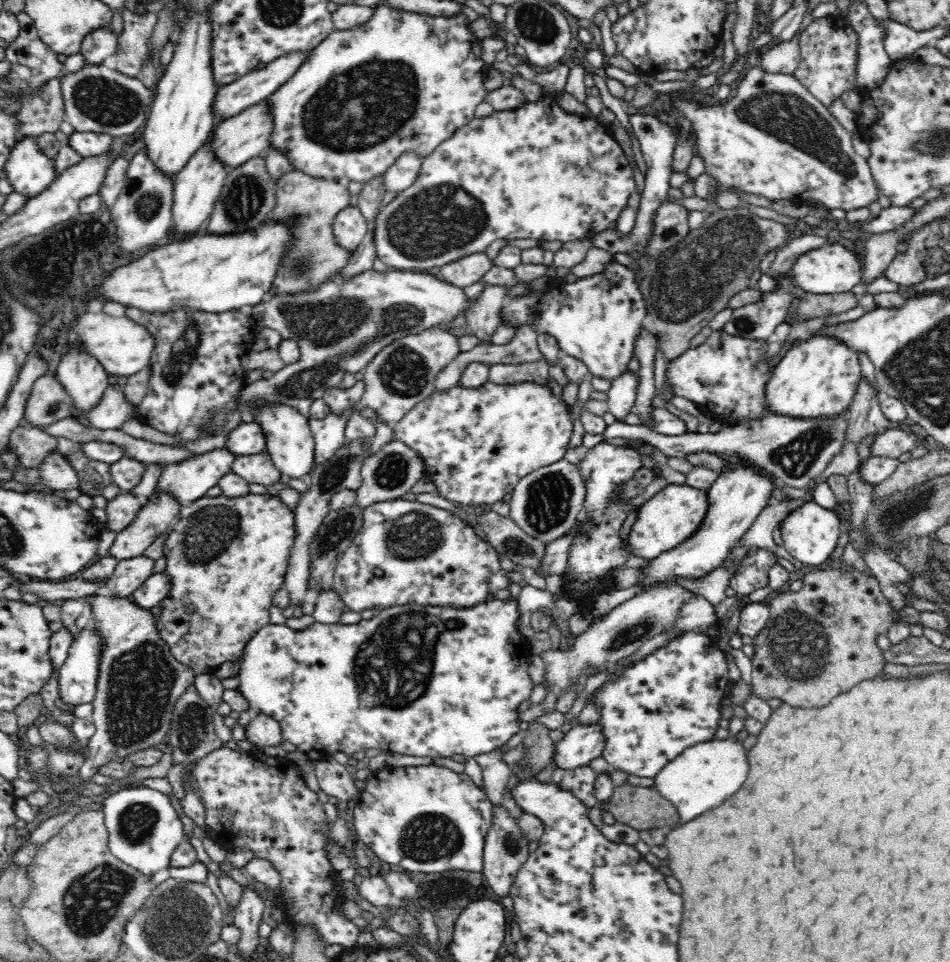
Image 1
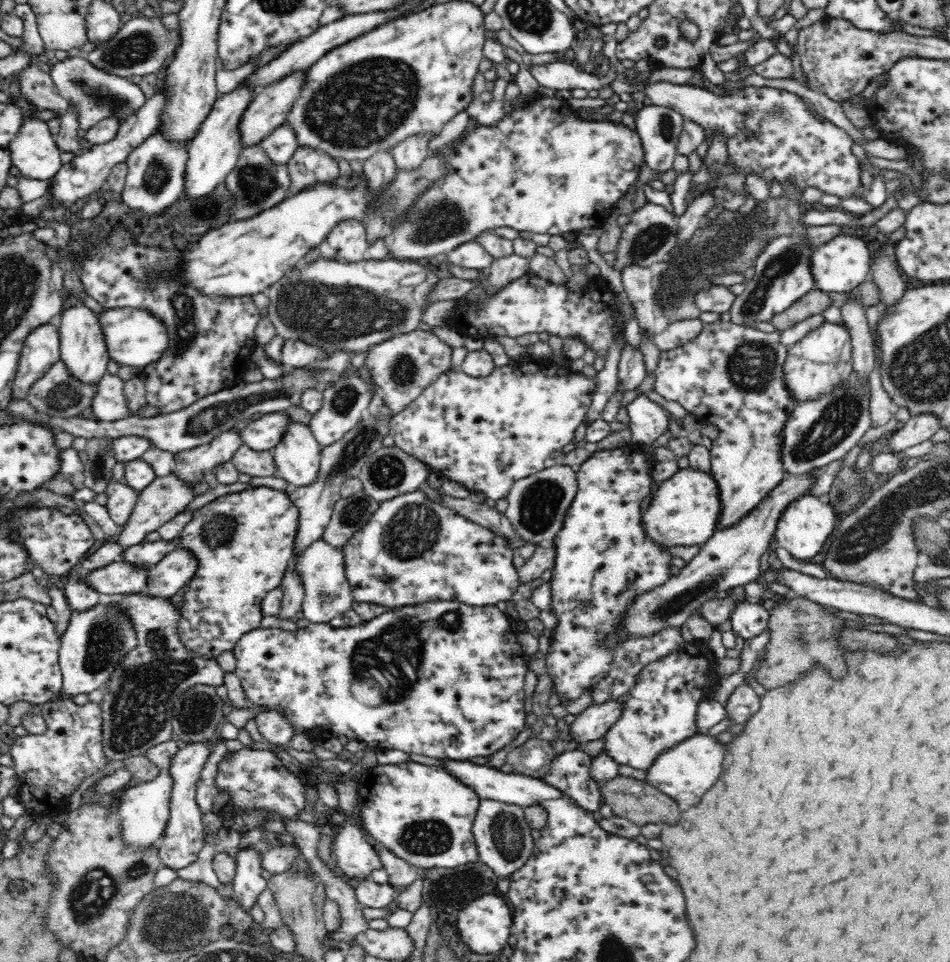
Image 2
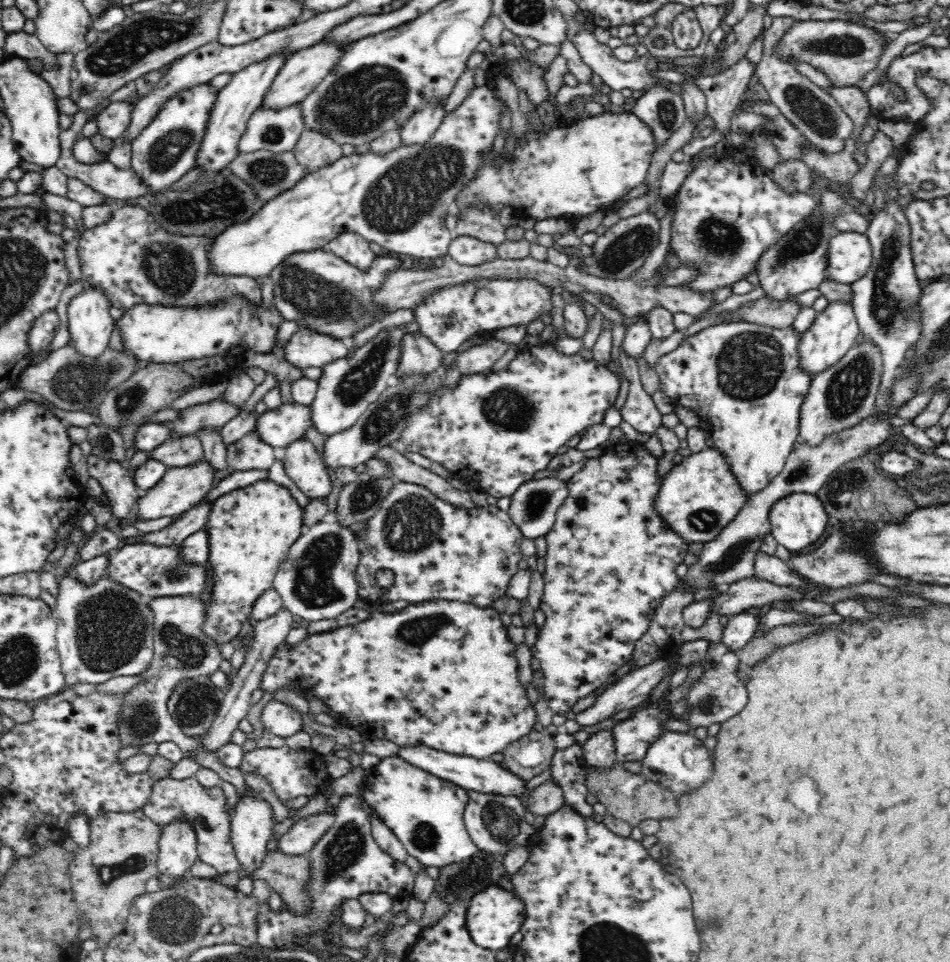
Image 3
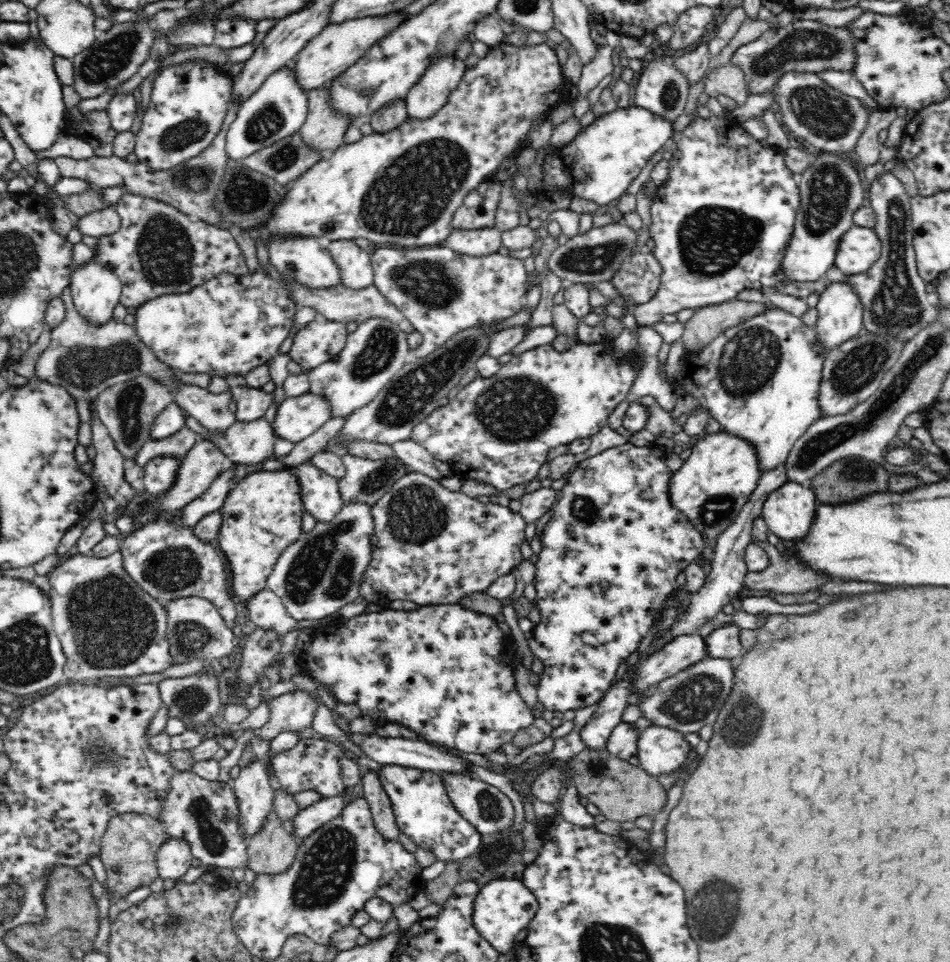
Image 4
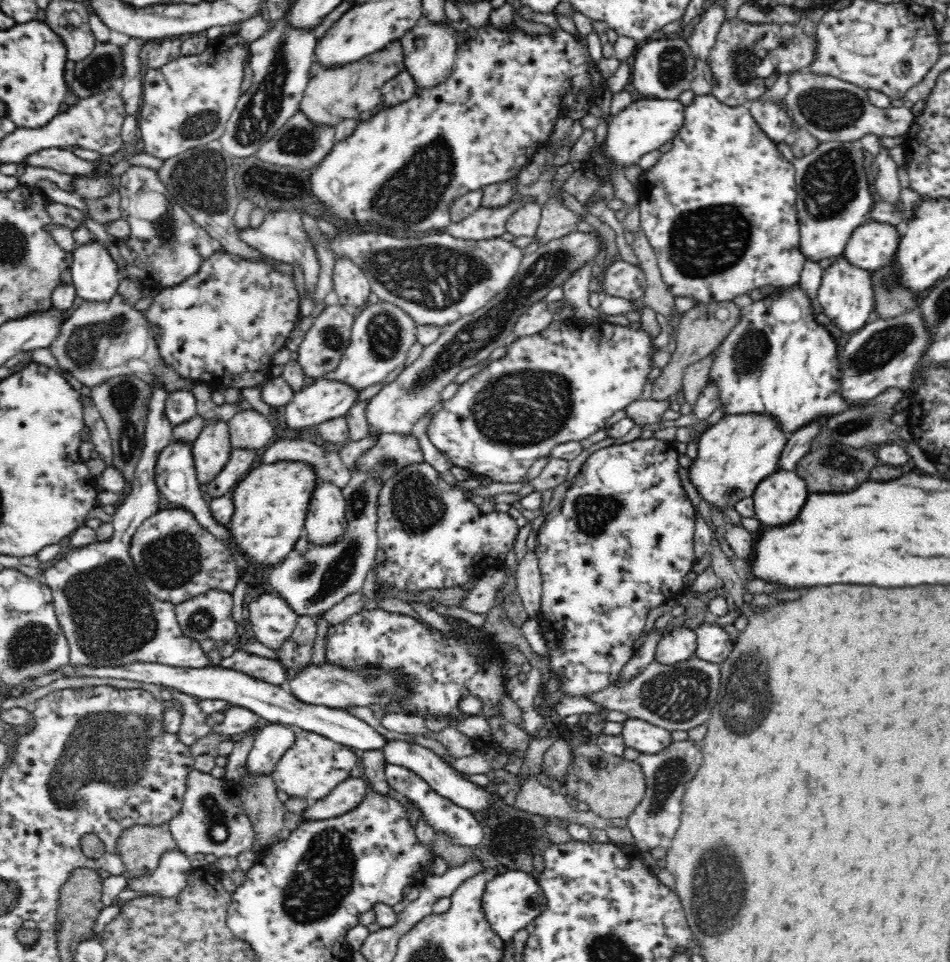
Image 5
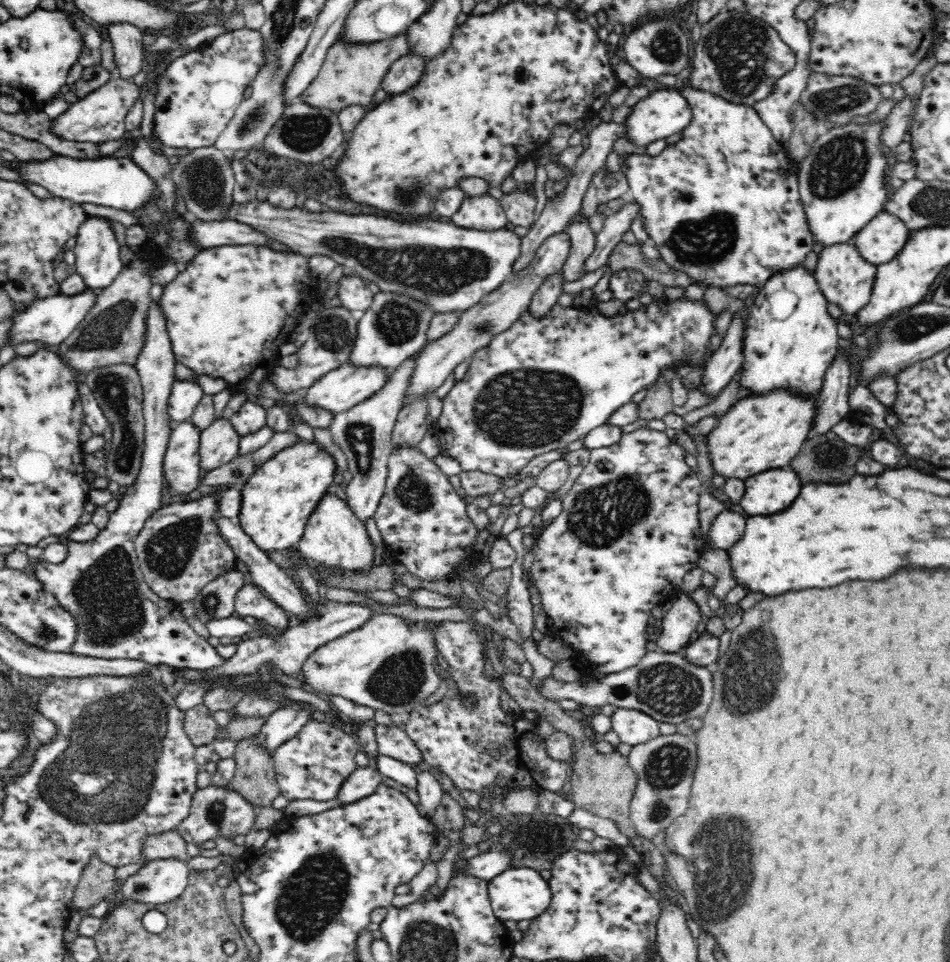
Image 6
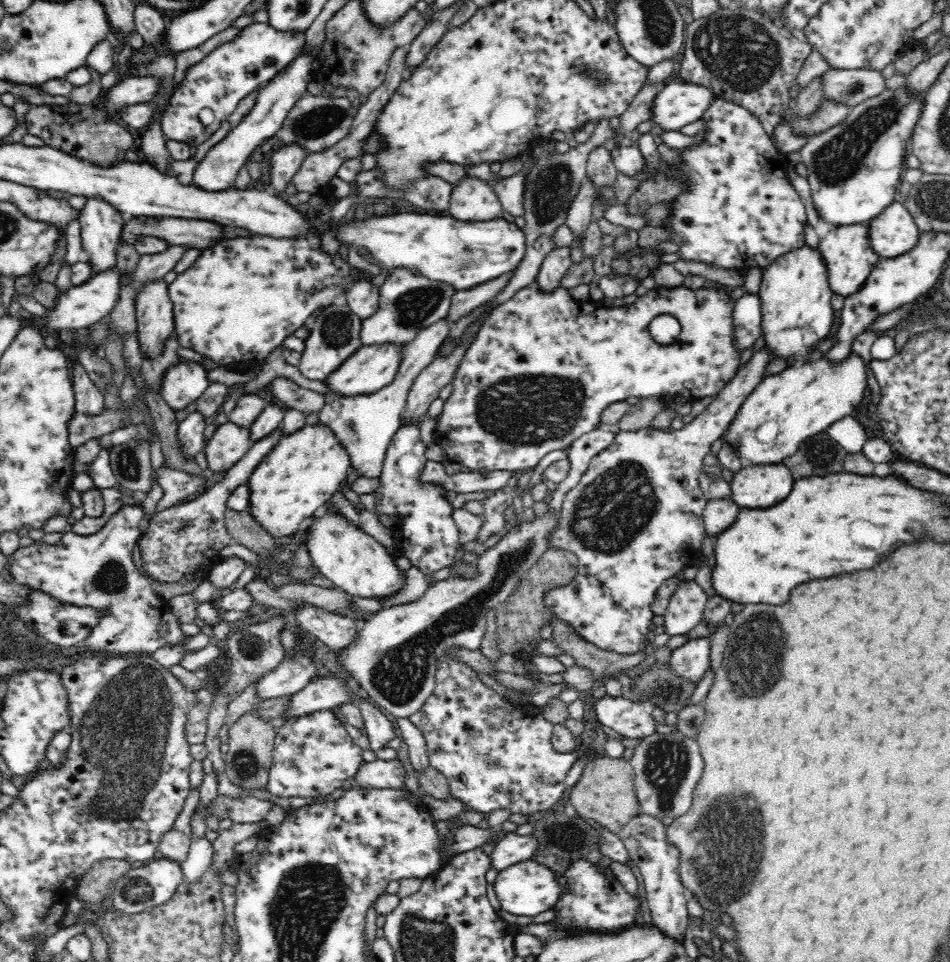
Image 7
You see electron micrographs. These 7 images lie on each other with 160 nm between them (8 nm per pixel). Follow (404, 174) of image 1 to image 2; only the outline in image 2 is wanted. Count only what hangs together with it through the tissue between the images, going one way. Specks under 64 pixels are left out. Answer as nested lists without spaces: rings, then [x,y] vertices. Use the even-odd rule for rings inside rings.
[[[414,135],[390,150],[396,170],[415,171],[427,158],[428,142],[428,137]]]

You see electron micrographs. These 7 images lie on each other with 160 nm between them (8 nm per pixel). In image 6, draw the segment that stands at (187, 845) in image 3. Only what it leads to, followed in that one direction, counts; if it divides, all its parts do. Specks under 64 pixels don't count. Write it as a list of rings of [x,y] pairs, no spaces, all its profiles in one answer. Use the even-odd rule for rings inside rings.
[[[176,857],[150,861],[124,880],[122,896],[153,905],[166,904],[186,890],[190,872],[186,862]]]

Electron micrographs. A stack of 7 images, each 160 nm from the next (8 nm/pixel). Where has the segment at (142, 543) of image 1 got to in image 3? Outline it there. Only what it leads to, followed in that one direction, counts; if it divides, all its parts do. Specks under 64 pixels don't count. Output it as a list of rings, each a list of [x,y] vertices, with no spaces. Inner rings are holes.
[[[206,460],[187,467],[168,467],[158,484],[148,489],[146,495],[139,497],[131,520],[156,520],[164,516],[179,516],[189,511],[213,488],[213,478],[214,467]]]

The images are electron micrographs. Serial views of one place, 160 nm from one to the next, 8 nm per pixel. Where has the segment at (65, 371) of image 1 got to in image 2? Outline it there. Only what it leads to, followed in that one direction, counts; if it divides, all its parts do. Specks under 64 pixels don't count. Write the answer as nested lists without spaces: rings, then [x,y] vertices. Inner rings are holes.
[[[80,303],[77,307],[70,307],[61,314],[61,324],[58,329],[60,361],[68,367],[68,373],[72,373],[72,377],[82,383],[98,385],[107,373],[106,366],[111,359],[96,313],[84,303]]]

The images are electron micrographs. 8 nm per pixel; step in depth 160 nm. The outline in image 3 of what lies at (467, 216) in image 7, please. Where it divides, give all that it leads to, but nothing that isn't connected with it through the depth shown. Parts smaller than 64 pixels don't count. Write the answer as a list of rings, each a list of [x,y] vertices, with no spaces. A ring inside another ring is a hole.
[[[460,236],[450,244],[448,255],[457,264],[470,267],[481,266],[497,259],[497,247],[470,236]]]

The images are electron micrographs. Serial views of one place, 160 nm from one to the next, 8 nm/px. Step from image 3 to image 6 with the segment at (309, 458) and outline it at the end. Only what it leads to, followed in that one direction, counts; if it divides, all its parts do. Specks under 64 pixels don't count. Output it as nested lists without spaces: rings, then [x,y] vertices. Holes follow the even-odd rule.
[[[329,492],[320,498],[320,502],[308,518],[304,534],[297,542],[296,549],[316,563],[341,566],[348,571],[370,569],[374,558],[374,546],[370,544],[364,523],[354,515],[346,500]]]

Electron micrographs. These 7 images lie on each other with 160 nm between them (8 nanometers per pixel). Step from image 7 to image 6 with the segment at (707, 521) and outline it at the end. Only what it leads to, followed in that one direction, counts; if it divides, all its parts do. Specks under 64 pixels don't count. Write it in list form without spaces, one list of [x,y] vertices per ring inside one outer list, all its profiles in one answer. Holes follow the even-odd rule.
[[[737,507],[722,511],[712,521],[709,534],[713,546],[728,551],[745,532],[746,515]]]

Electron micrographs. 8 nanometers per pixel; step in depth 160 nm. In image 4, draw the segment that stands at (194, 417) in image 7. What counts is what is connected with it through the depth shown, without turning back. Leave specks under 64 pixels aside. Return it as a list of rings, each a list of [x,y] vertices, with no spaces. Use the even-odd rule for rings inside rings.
[[[159,456],[149,460],[142,467],[145,490],[154,496],[167,492],[174,485],[179,463],[176,456]]]

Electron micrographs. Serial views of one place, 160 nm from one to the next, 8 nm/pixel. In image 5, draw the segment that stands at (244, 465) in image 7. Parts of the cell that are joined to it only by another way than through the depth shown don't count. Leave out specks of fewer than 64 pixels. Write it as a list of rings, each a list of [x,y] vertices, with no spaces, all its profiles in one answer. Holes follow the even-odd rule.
[[[180,507],[147,518],[132,536],[128,552],[150,594],[173,605],[211,590],[232,594],[238,582],[238,564],[225,543]]]

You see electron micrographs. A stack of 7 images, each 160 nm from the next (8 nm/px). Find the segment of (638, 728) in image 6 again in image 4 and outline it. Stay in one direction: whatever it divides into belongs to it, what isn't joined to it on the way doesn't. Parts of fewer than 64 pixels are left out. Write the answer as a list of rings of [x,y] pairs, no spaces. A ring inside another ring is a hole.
[[[662,726],[644,728],[638,741],[640,767],[656,778],[682,770],[693,749],[684,735]]]

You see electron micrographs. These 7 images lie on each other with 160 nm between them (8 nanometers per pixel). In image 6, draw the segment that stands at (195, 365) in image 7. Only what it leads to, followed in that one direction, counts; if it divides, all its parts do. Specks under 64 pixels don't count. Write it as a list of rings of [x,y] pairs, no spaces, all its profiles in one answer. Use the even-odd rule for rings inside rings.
[[[176,381],[167,404],[171,420],[176,420],[176,424],[188,421],[203,395],[204,392],[198,383]]]

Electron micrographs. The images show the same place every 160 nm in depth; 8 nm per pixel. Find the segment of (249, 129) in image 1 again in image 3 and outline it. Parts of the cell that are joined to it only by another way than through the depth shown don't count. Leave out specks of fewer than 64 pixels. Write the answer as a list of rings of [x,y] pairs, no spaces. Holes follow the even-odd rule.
[[[316,43],[314,46],[299,50],[288,56],[279,73],[276,74],[274,82],[266,90],[262,104],[257,108],[262,109],[262,111],[264,109],[279,111],[293,104],[301,103],[324,80],[324,76],[327,76],[330,70],[336,66],[336,62],[342,54],[342,48],[342,45],[334,45],[334,43],[329,45],[328,43]]]

